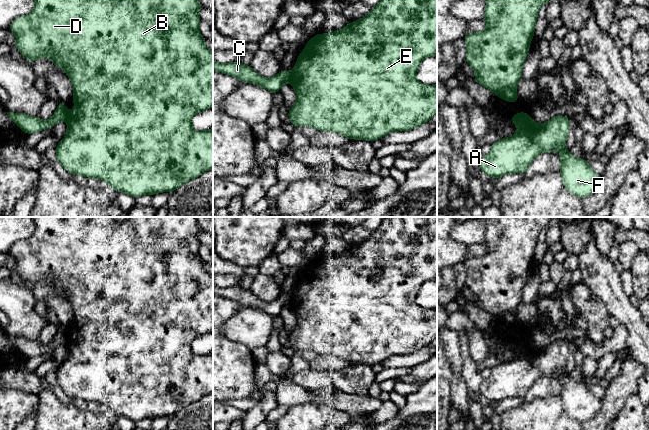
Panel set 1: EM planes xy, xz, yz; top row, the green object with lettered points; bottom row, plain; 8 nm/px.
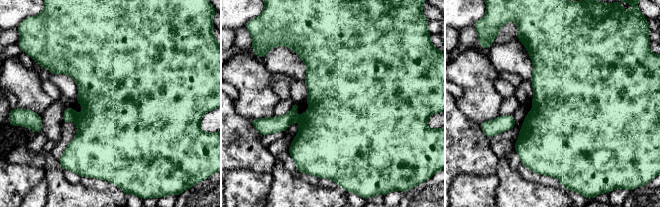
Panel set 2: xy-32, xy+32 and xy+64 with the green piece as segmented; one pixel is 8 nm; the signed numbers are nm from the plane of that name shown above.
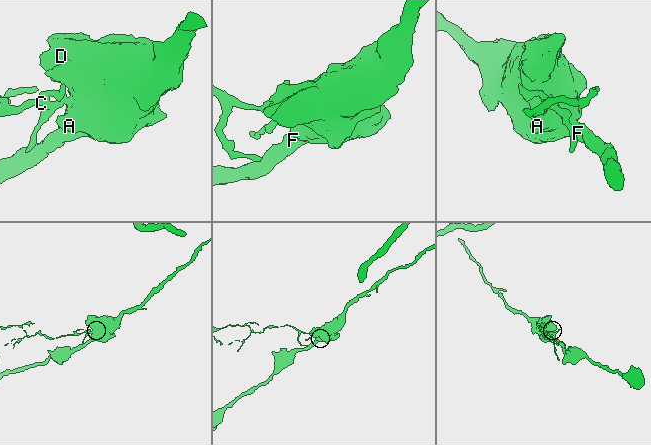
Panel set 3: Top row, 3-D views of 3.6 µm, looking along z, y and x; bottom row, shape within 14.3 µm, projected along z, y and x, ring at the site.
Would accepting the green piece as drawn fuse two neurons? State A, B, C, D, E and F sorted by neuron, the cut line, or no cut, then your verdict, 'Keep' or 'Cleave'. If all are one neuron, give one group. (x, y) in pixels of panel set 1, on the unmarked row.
Groups: A B D E F / C. Split along xy (69, 335), (66, 345). Cleave

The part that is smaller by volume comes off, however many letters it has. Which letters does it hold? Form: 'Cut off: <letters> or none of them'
Cut off: C

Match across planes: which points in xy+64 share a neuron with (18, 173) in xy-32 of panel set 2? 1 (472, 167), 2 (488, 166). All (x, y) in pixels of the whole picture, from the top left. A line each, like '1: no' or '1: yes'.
1: no
2: no

